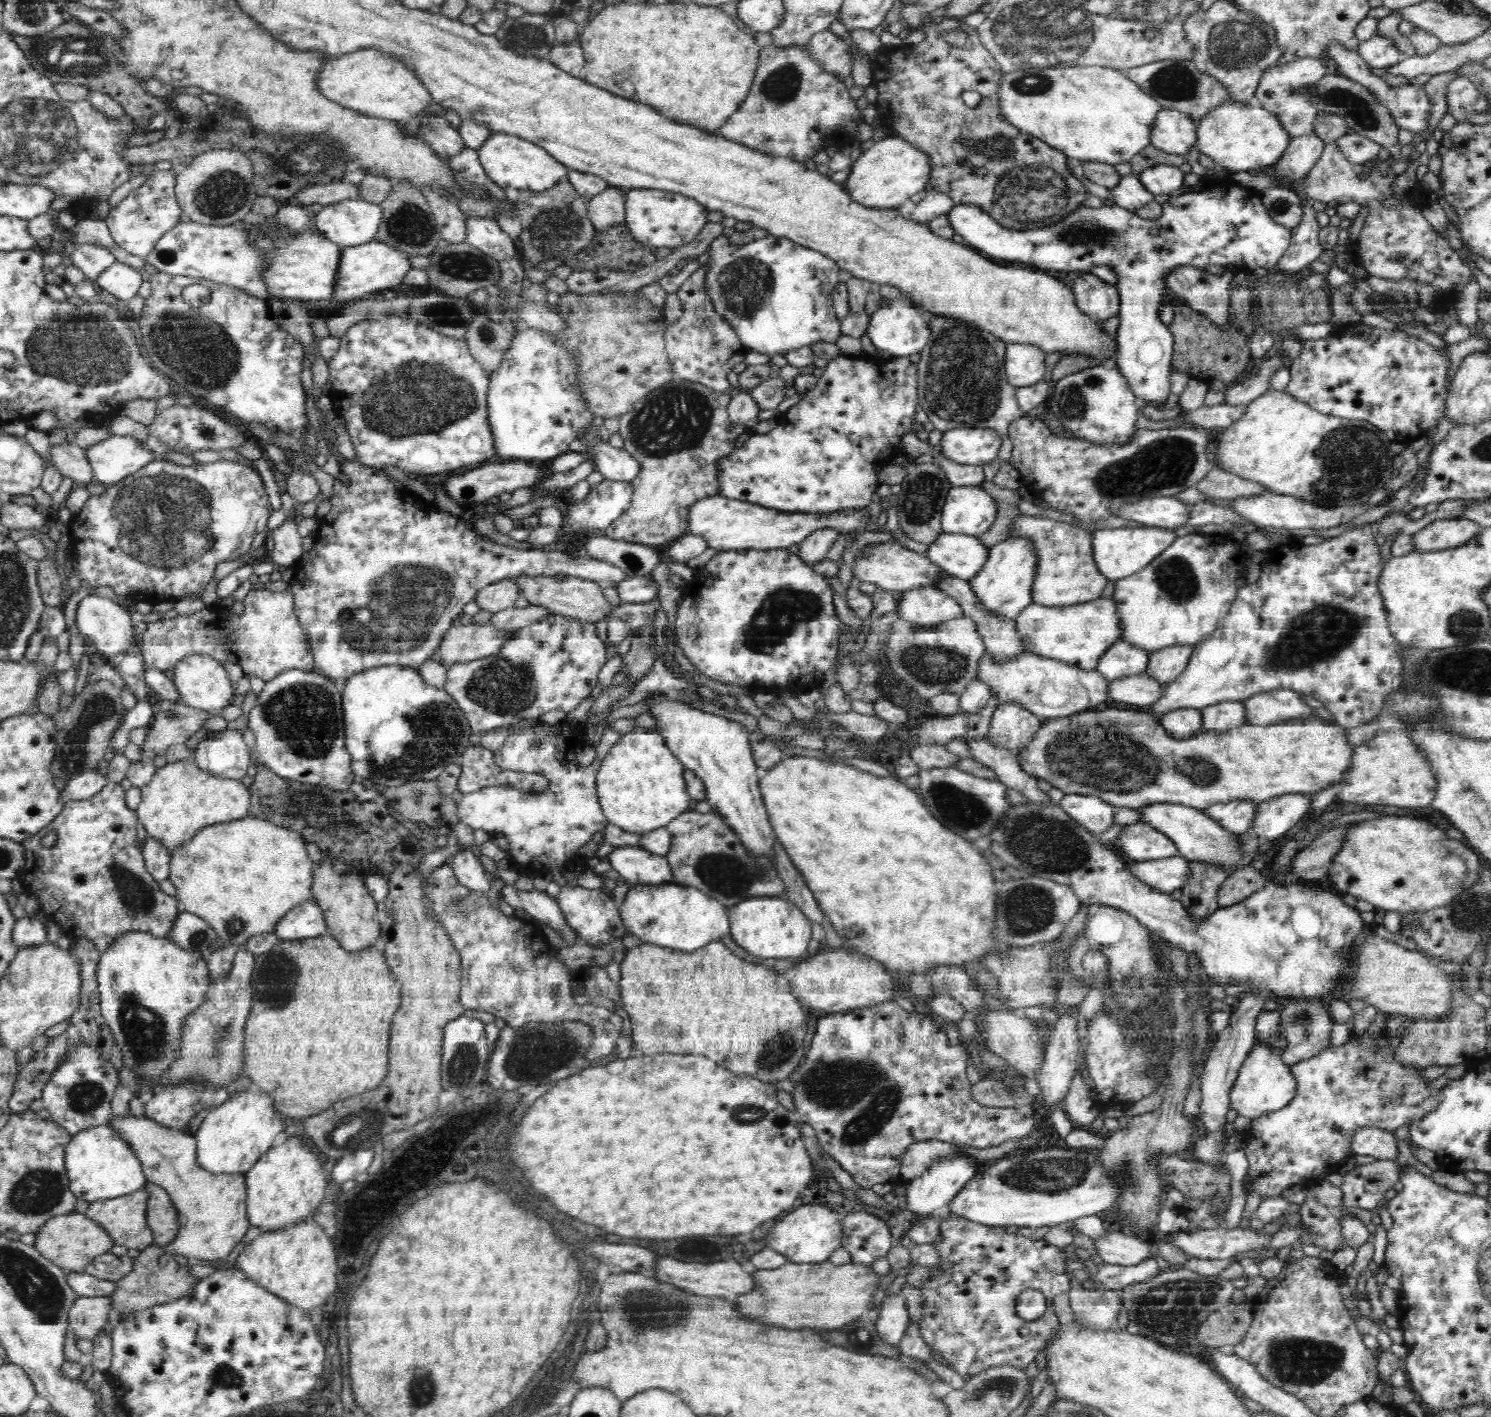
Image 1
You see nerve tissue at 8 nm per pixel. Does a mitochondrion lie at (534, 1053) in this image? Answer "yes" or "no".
yes

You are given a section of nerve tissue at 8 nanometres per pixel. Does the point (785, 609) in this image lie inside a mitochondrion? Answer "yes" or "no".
yes

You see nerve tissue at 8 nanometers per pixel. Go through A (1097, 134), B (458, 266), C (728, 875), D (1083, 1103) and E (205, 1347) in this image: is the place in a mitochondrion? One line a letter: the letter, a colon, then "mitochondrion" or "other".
A: other
B: mitochondrion
C: mitochondrion
D: other
E: mitochondrion

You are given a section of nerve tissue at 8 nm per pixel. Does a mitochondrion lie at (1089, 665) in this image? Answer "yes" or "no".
no

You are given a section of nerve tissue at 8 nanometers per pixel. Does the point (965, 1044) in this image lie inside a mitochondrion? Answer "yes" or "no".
no

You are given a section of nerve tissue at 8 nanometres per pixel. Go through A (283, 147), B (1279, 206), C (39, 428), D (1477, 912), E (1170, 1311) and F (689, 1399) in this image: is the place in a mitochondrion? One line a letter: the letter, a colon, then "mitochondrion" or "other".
A: mitochondrion
B: mitochondrion
C: other
D: mitochondrion
E: mitochondrion
F: other

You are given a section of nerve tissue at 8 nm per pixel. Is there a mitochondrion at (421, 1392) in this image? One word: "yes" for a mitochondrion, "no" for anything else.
yes

